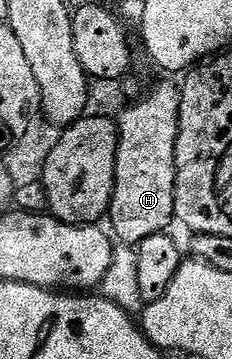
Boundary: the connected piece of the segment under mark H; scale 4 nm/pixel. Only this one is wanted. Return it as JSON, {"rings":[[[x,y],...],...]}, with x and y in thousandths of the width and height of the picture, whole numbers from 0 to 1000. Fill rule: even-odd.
{"rings":[[[685,231],[672,242],[651,242],[569,298],[547,298],[530,309],[530,323],[509,323],[504,351],[513,357],[513,412],[496,440],[496,524],[478,540],[478,571],[470,579],[470,613],[478,610],[474,641],[491,663],[530,682],[591,682],[625,671],[625,660],[698,655],[724,641],[720,632],[754,610],[754,418],[763,415],[763,370],[772,368],[772,259],[776,245],[737,231]]]}

